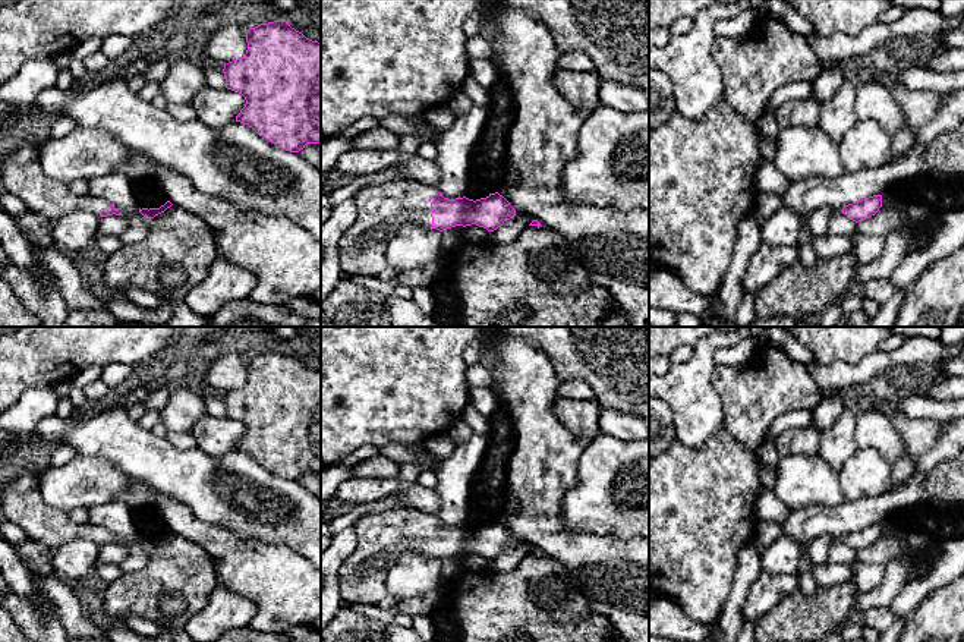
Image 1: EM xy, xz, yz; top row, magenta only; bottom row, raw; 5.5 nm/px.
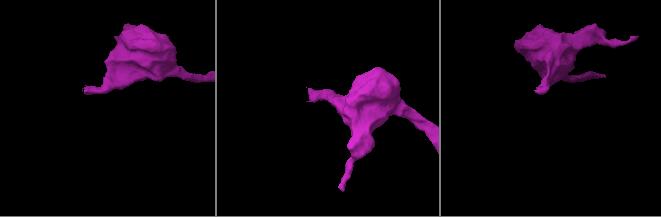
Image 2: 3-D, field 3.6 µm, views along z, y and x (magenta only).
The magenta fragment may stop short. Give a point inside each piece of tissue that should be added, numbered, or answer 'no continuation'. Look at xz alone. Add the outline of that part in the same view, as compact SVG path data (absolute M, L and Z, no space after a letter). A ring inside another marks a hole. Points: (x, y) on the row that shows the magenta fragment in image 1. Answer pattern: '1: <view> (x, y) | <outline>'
1: xz (381, 208) | M393 179L362 186L353 195L356 220L338 242L341 276L346 278L377 277L387 267L387 243L403 223L418 223L432 229L429 199L437 186Z

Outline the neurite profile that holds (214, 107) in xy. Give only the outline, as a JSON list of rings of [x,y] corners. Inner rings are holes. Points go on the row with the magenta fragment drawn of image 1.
[[[205,85],[190,100],[198,120],[207,126],[226,126],[236,122],[236,116],[245,107],[242,94],[223,88],[215,89]]]

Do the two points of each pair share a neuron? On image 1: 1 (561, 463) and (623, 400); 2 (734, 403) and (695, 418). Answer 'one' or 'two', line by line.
1: two
2: two

